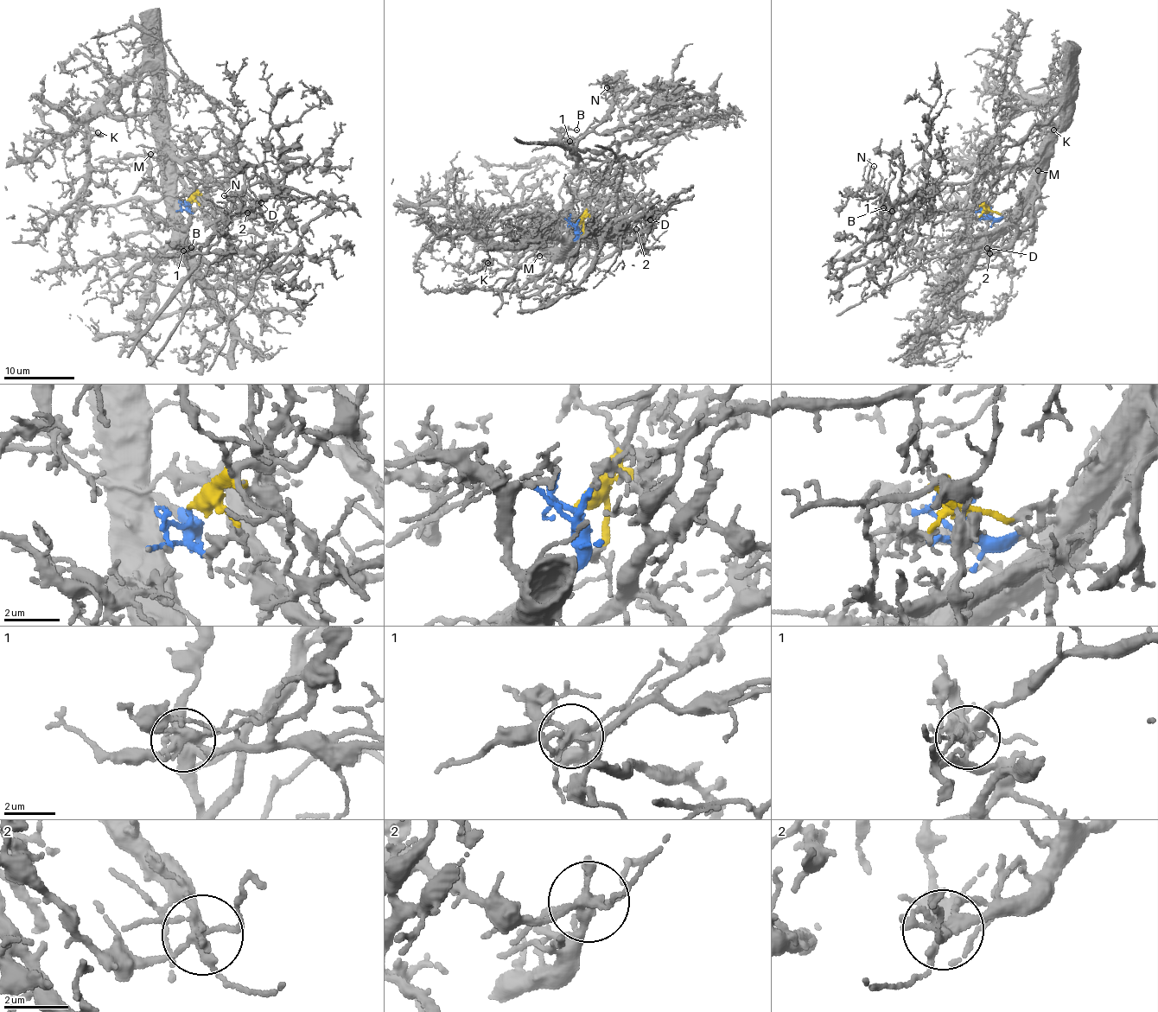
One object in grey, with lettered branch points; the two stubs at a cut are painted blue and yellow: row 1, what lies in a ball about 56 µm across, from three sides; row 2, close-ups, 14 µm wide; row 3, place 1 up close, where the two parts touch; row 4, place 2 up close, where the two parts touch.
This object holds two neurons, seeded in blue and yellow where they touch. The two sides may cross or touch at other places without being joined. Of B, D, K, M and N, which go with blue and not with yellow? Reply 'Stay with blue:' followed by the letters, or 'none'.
Stay with blue: K, M

